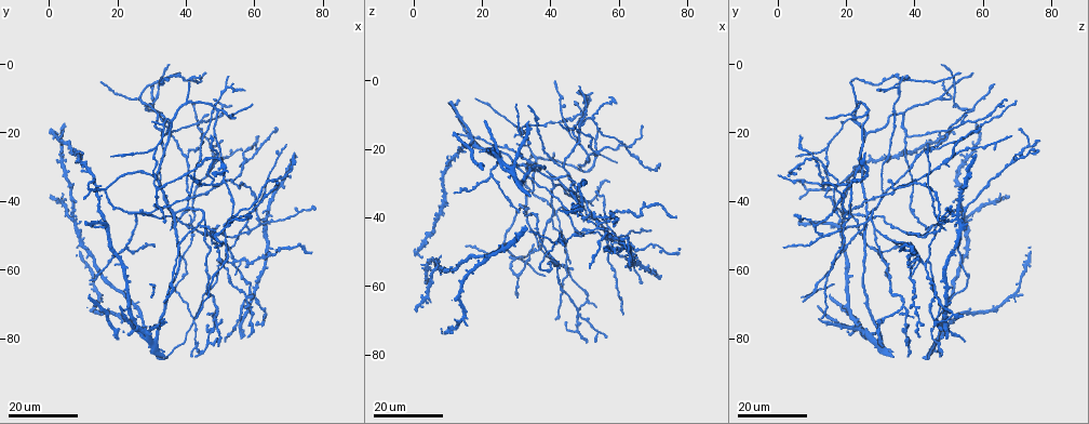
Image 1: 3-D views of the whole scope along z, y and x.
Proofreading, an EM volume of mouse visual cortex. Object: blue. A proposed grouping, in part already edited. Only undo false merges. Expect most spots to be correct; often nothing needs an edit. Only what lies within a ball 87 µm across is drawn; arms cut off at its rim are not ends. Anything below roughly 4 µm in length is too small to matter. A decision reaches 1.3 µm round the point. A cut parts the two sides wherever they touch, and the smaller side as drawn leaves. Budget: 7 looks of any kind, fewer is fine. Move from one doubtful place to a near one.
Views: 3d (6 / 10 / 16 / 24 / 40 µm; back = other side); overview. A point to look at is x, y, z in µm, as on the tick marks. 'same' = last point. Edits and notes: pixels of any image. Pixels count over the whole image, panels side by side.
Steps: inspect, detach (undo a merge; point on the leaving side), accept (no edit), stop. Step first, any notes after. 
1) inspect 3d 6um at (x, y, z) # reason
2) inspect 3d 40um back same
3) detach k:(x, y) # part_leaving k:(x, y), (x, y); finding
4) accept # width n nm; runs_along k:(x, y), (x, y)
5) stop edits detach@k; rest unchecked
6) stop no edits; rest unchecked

inspect 3d 24um at (16.0, 36.5, 16.5) # a fork

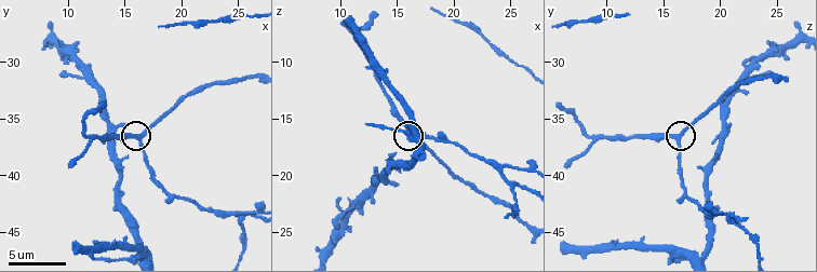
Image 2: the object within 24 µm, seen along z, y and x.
inspect 3d 10um at (16.2, 36.8, 16.4)

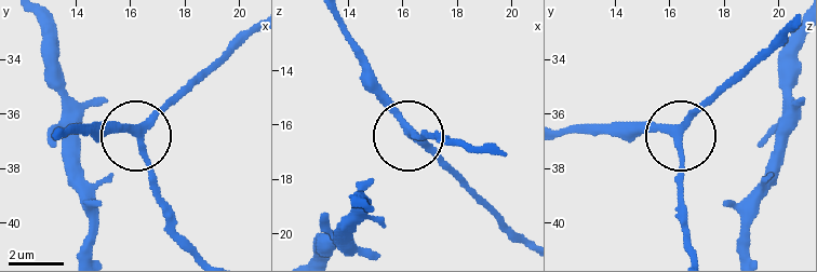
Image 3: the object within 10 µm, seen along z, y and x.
accept # arms 3; runs_along 3:(798, 21), (683, 132), (630, 126); one neuron here

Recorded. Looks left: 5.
inspect 3d 16um at (30.5, 24.0, 13.5) # three arms meet

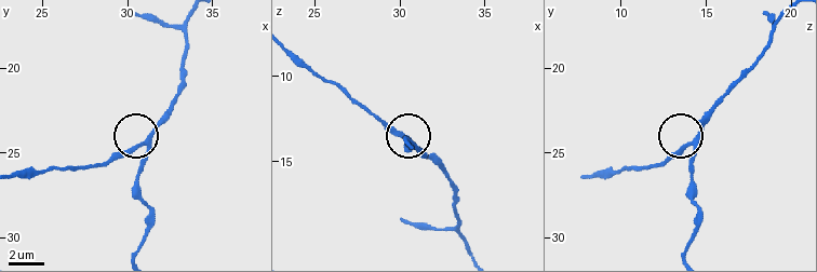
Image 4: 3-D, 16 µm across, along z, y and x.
inspect 3d 6um at (30.9, 24.5, 13.9)

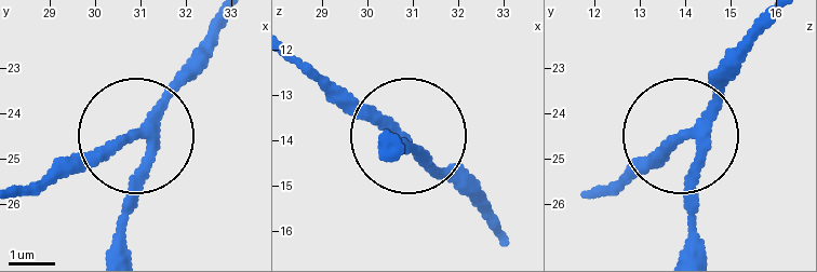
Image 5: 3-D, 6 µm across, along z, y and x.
accept # width 220 nm; runs_along 5:(226, 17), (145, 122), (21, 191); continuous, no second neuron

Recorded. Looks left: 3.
inspect 3d 16um at (51.5, 34.0, 22.0) # four arms meet

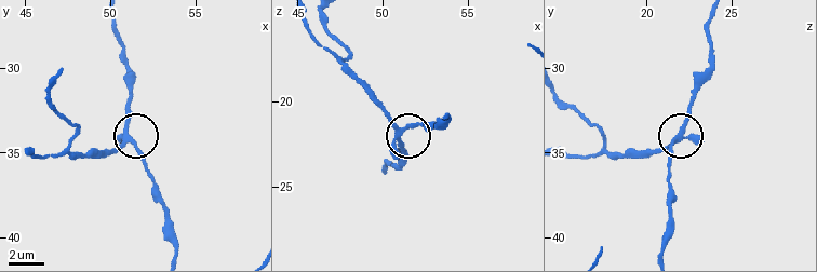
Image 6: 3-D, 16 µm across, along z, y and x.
inspect 3d 10um at (51.0, 34.3, 21.8)

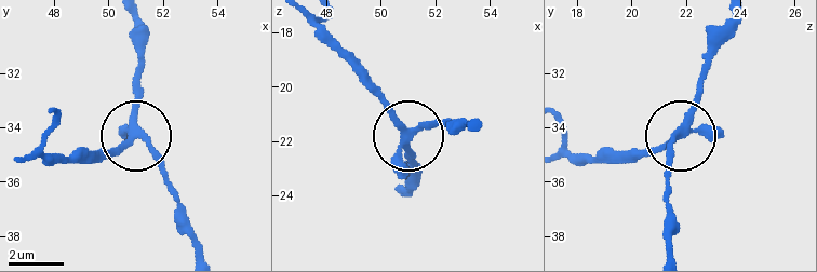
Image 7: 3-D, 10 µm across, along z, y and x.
accept # runs_along 7:(727, 21), (687, 125), (623, 158); continuous, no second neuron

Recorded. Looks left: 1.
stop no edits; rest unchecked

